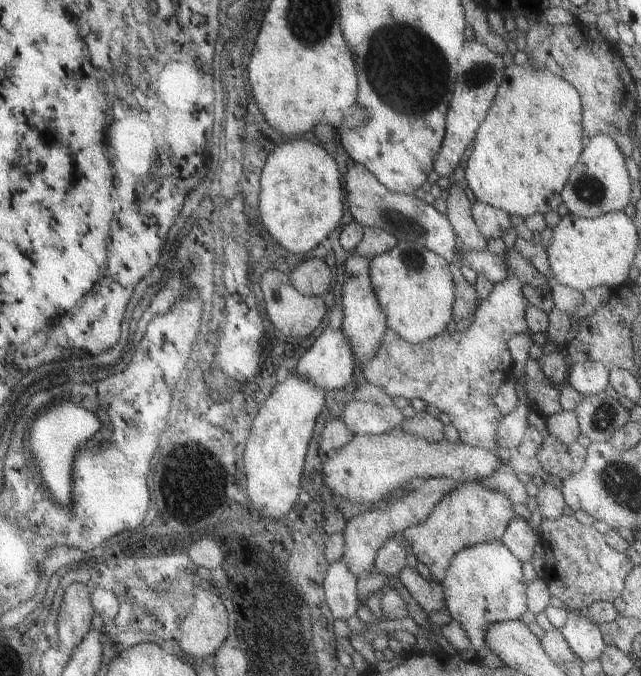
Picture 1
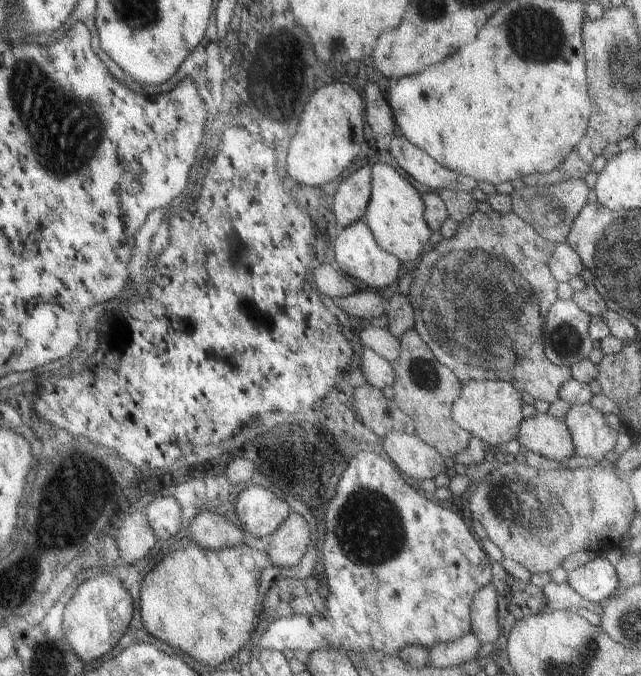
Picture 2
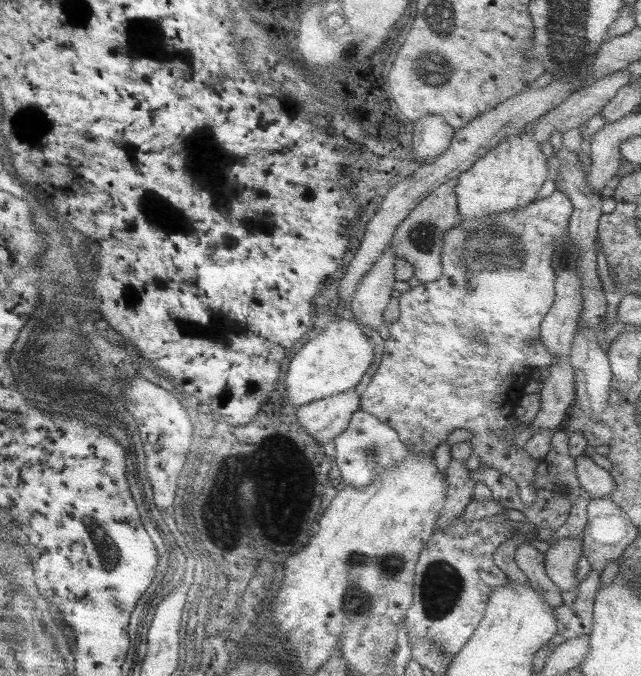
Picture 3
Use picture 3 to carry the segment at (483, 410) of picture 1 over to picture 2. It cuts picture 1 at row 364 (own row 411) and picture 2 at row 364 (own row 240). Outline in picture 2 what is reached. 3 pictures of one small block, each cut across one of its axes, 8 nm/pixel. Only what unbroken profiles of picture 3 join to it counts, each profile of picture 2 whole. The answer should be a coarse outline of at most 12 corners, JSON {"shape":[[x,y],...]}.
{"shape":[[475,211],[421,252],[413,329],[460,383],[549,404],[555,243]]}

